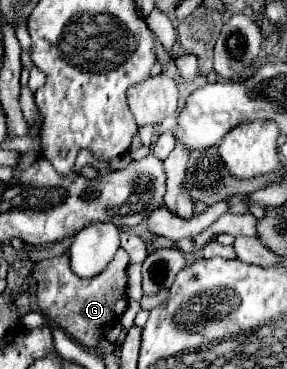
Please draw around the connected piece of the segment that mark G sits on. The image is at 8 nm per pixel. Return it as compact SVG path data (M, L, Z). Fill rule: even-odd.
M118 249L114 259L96 277L78 277L70 269L70 255L54 259L42 259L34 265L34 277L38 281L38 305L46 317L56 321L76 341L86 347L98 349L106 341L108 329L122 317L128 307L128 263L130 255L126 249Z

